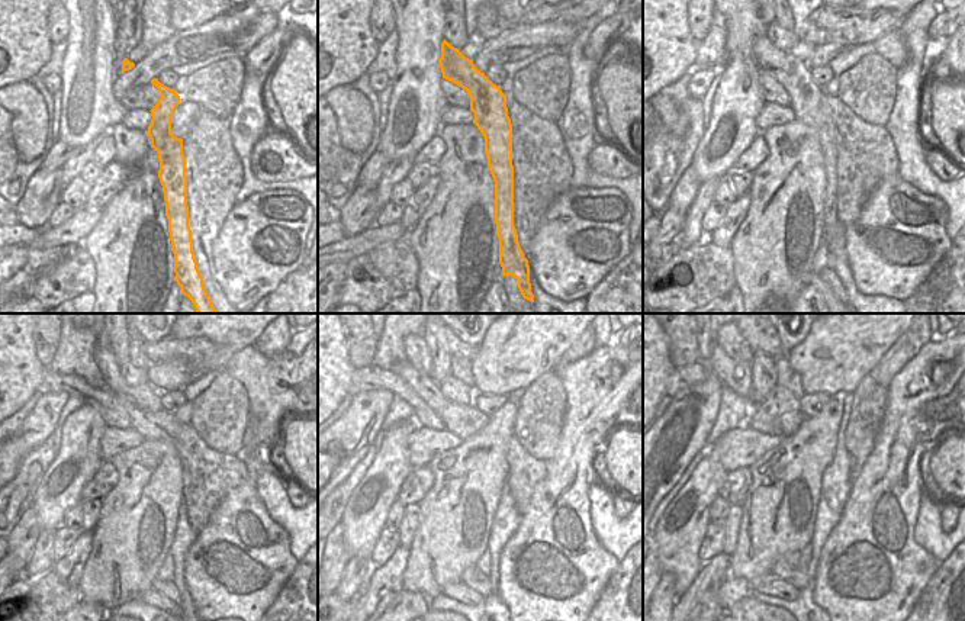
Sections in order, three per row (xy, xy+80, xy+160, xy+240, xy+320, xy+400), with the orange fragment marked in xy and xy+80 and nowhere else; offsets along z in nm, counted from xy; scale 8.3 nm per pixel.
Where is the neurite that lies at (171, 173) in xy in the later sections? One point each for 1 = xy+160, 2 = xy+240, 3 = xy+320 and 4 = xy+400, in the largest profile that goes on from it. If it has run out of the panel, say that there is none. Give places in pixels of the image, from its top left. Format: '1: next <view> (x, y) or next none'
1: next xy+160 (806, 97)
2: next xy+240 (145, 396)
3: next xy+320 (415, 348)
4: next xy+400 (733, 343)

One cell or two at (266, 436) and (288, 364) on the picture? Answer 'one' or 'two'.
one

